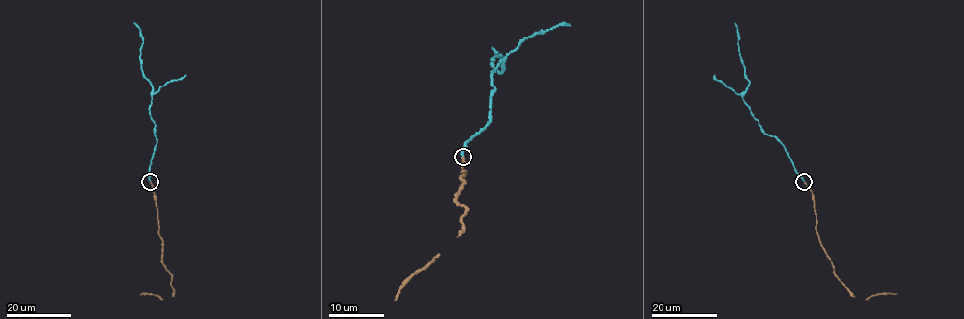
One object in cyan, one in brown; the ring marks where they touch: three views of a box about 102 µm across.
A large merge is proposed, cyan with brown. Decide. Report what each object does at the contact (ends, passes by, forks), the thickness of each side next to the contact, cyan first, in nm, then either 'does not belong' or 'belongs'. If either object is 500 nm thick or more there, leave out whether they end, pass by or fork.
cyan ends | brown ends | 200/200 nm | belongs

